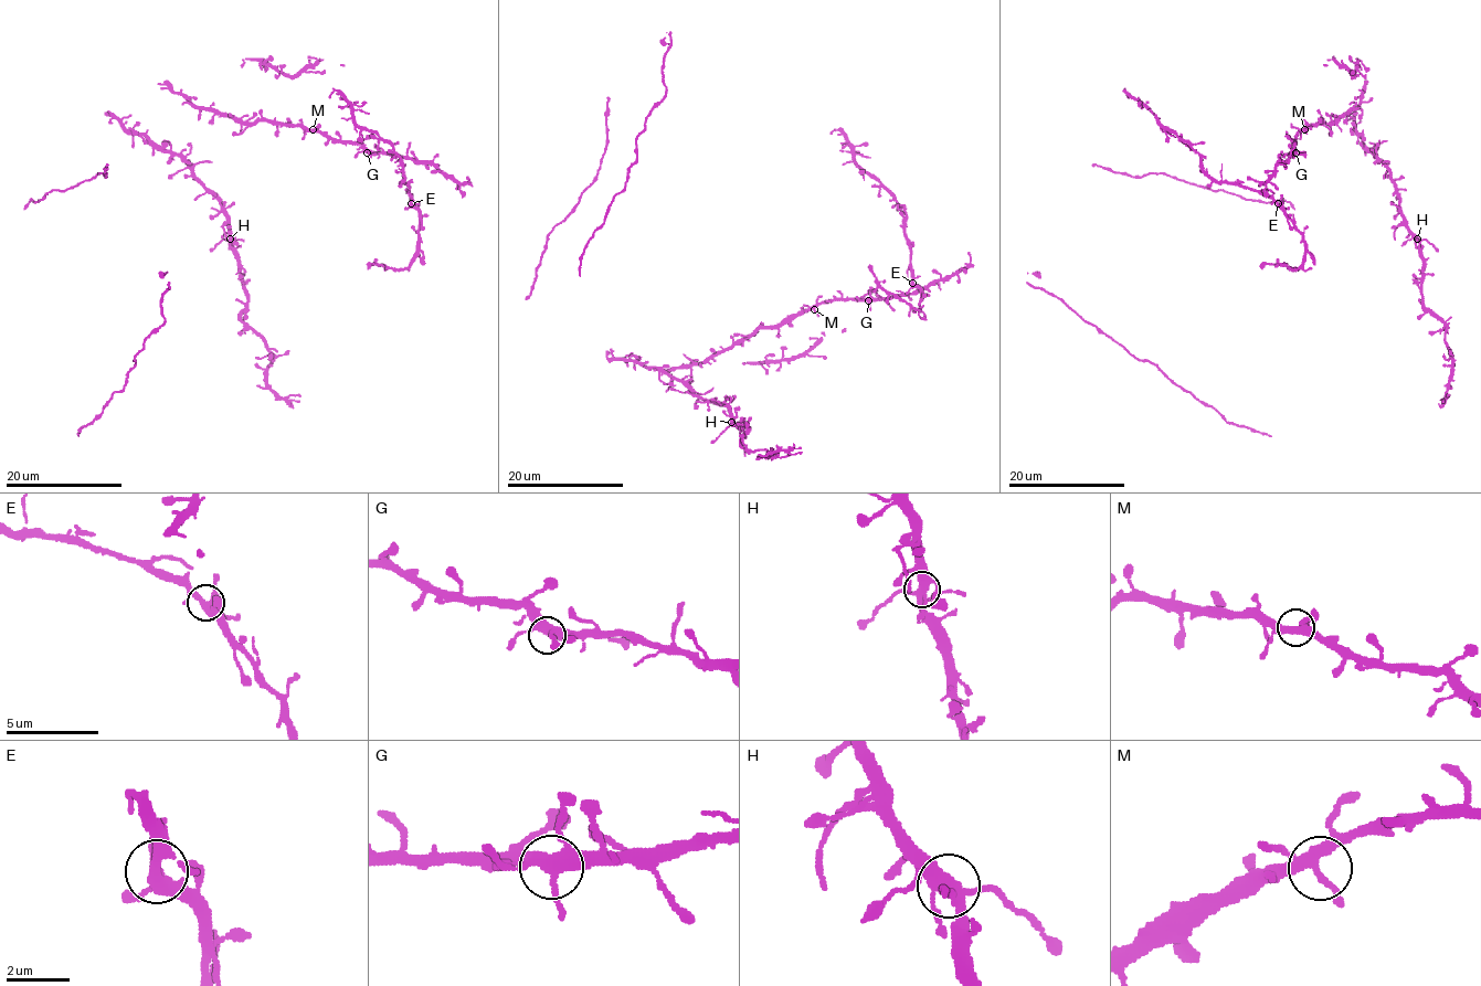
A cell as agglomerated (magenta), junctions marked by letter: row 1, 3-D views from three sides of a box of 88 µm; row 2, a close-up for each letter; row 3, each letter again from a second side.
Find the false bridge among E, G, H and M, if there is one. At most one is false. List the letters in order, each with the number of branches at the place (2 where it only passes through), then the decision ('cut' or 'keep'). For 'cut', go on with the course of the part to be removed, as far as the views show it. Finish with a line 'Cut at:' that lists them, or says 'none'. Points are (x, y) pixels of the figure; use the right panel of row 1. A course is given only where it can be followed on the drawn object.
E: branches 5; keep
G: branches 5; keep
H: branches 5; keep
M: branches 5; keep
Cut at: none

